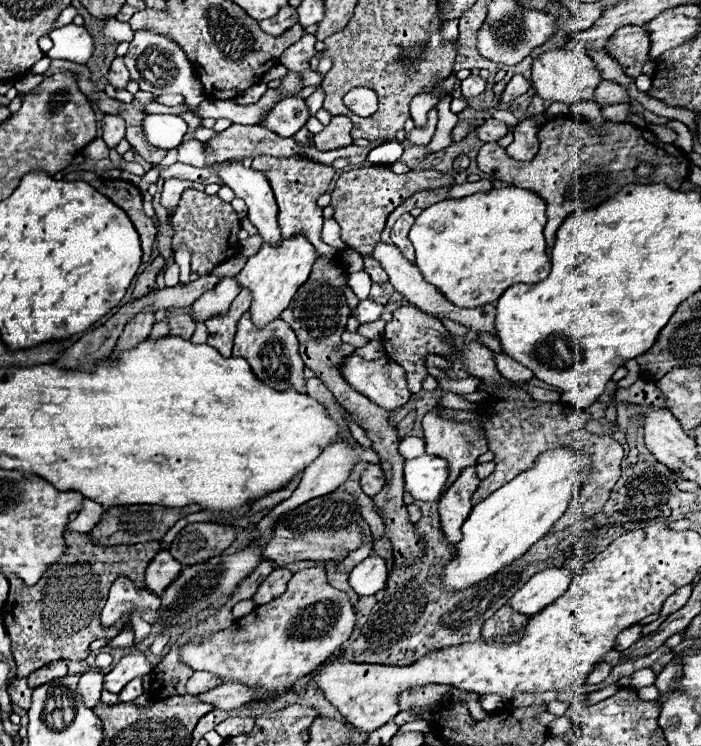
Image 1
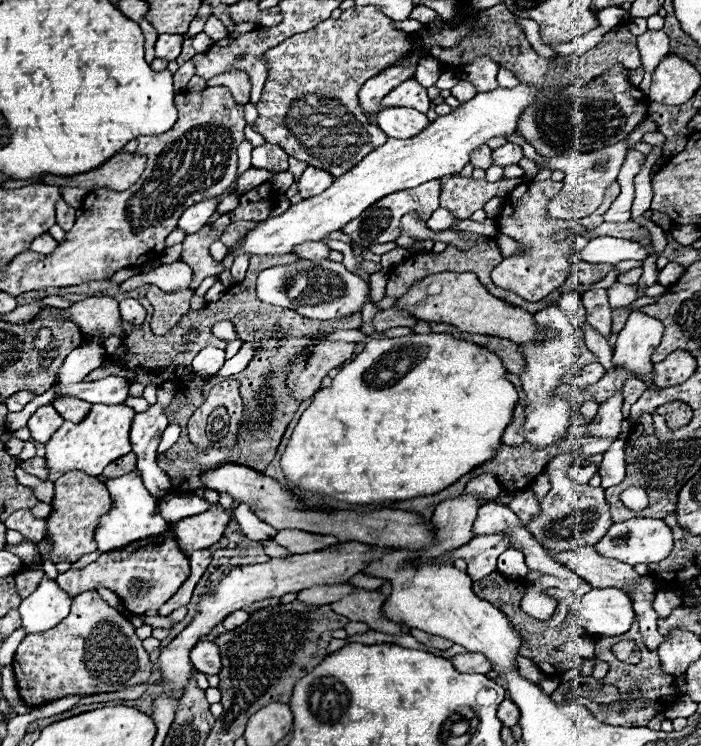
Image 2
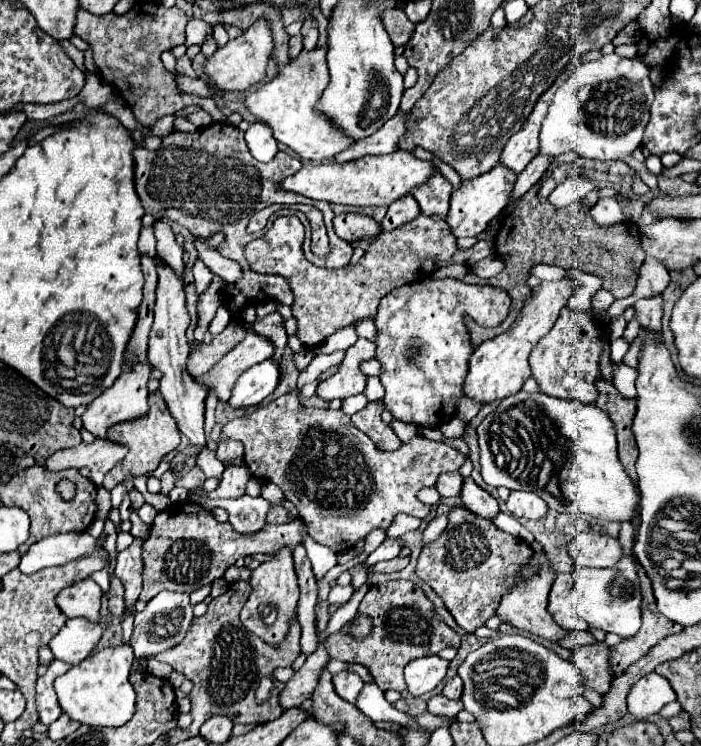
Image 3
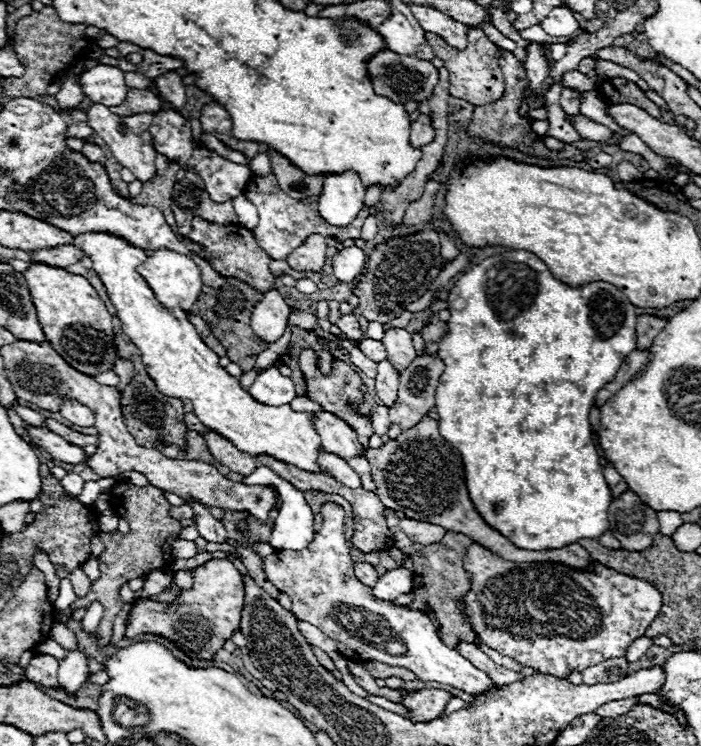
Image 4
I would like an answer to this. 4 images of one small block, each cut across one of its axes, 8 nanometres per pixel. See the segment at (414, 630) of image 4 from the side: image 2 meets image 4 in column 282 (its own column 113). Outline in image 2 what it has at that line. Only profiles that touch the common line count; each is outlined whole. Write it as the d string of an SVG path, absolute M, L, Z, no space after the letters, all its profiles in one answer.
M170 524L158 536L148 536L148 538L136 540L122 549L104 552L104 554L100 554L100 558L96 562L88 564L86 568L68 570L68 572L60 574L56 578L56 584L70 598L78 596L80 592L98 590L100 586L104 586L120 598L120 602L124 604L124 608L128 612L144 616L148 610L158 610L164 602L168 602L176 594L180 584L184 584L184 580L188 578L188 572L190 572L190 564L188 564L184 552L180 552L176 534L174 534L174 526Z

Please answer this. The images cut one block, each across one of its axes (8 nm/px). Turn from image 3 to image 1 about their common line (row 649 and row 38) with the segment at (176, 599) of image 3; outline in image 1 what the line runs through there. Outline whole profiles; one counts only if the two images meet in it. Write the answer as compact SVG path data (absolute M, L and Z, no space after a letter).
M150 30L134 32L130 50L126 54L126 66L130 70L130 78L136 80L140 84L140 90L144 90L144 92L152 92L156 96L184 94L190 106L198 106L206 98L202 84L200 84L188 56L184 54L184 50L162 34L156 34Z

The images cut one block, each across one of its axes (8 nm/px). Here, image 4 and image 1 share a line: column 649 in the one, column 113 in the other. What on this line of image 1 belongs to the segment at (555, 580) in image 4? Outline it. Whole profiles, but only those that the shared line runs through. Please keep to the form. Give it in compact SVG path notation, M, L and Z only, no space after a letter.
M116 578L112 582L106 606L100 614L100 624L104 628L114 626L116 622L126 618L124 628L130 628L130 616L134 610L138 610L140 618L146 622L154 622L158 616L160 598L146 588L136 588L130 578Z

